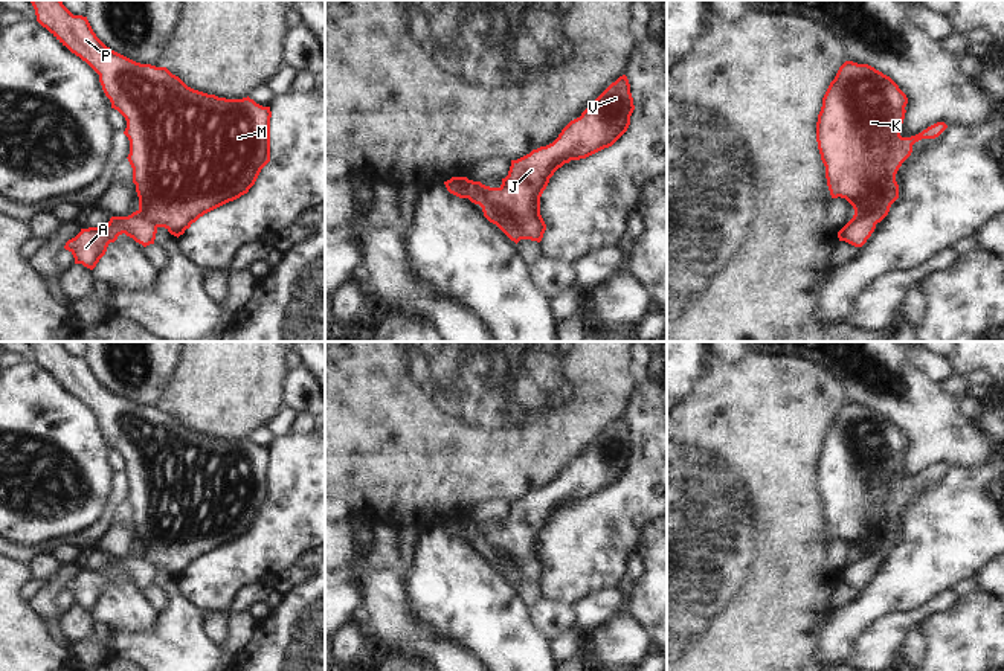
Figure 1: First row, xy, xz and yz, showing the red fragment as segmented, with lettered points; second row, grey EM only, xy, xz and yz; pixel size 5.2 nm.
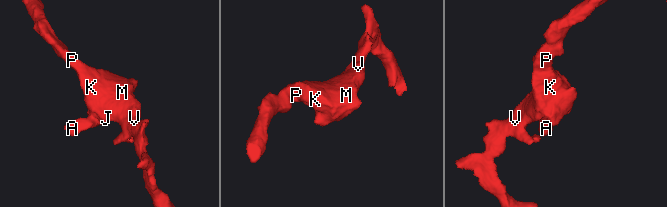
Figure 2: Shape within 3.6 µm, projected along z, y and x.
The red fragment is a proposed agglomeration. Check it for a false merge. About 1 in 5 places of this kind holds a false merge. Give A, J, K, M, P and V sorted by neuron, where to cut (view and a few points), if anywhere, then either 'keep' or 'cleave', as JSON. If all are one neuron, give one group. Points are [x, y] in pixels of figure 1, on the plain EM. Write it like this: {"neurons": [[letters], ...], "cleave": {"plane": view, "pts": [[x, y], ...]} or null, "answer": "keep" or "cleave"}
{"neurons": [["A", "J", "K", "M", "P", "V"]], "cleave": null, "answer": "keep"}

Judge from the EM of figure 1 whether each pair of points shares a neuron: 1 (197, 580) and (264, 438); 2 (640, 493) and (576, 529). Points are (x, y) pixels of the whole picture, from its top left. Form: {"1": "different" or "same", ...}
{"1": "different", "2": "same"}

